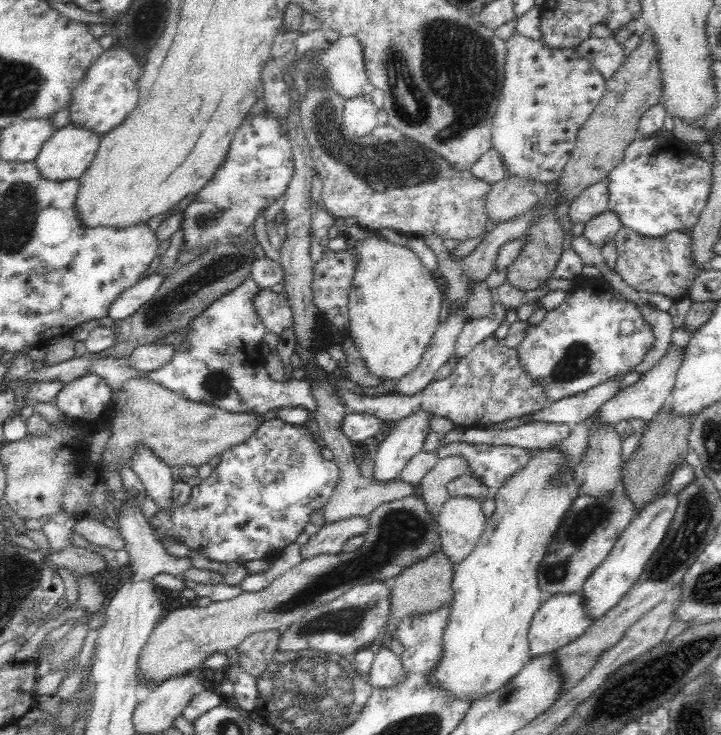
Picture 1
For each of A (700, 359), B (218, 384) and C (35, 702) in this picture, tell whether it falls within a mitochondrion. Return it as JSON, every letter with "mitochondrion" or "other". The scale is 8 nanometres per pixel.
{"A":"other","B":"mitochondrion","C":"other"}

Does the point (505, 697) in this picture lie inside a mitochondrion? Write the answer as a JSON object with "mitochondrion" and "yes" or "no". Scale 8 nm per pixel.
{"mitochondrion":"yes"}

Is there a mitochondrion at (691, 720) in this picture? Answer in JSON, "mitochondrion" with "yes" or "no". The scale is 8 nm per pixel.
{"mitochondrion":"yes"}

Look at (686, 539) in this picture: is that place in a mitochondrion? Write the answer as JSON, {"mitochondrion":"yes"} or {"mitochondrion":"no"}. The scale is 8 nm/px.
{"mitochondrion":"yes"}

